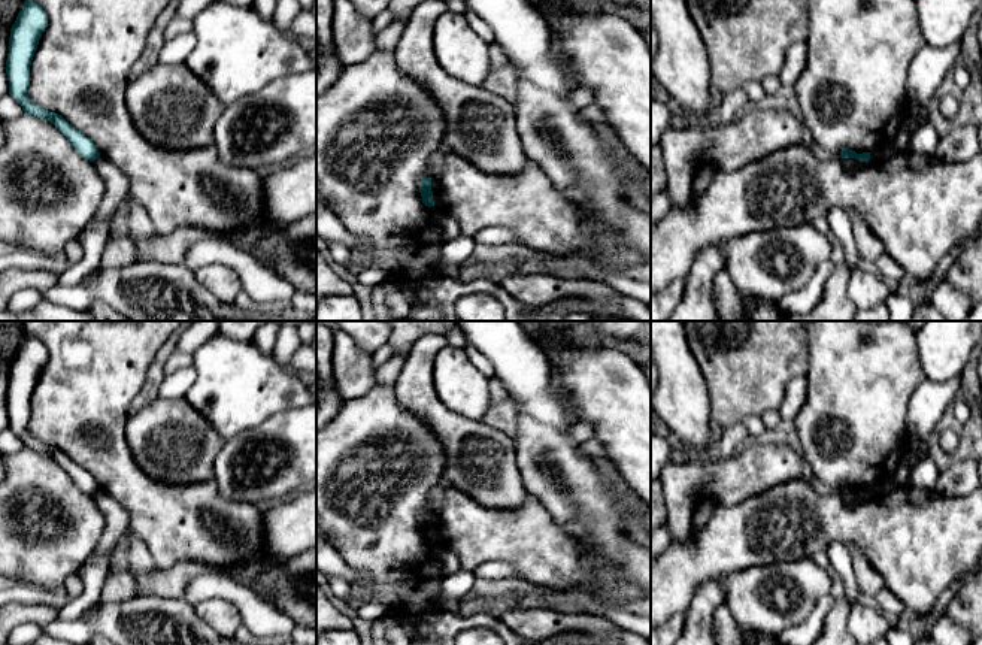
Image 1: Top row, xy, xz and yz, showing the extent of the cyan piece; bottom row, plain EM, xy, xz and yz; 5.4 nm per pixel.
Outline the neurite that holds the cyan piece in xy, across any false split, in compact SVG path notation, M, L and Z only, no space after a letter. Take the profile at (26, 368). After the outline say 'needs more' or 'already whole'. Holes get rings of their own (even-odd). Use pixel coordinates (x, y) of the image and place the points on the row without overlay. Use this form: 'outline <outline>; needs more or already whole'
outline M27 331L10 363L6 394L9 429L22 440L25 449L54 458L82 493L94 496L100 487L90 472L70 460L61 449L46 445L28 433L30 400L46 358L48 351L43 342Z; already whole

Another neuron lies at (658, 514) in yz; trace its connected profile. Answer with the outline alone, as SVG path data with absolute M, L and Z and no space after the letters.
M651 478L651 535L666 524L667 511L660 478Z

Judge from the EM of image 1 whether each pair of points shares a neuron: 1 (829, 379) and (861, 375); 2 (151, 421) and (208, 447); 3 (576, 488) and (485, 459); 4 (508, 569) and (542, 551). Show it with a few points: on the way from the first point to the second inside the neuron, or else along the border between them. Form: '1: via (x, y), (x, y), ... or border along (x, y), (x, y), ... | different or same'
1: via (836, 379), (854, 379) | same
2: via (164, 435), (176, 445), (194, 445) | same
3: border along (514, 445), (521, 483), (529, 493) | different
4: border along (476, 566), (485, 562), (508, 562), (521, 578) | different

